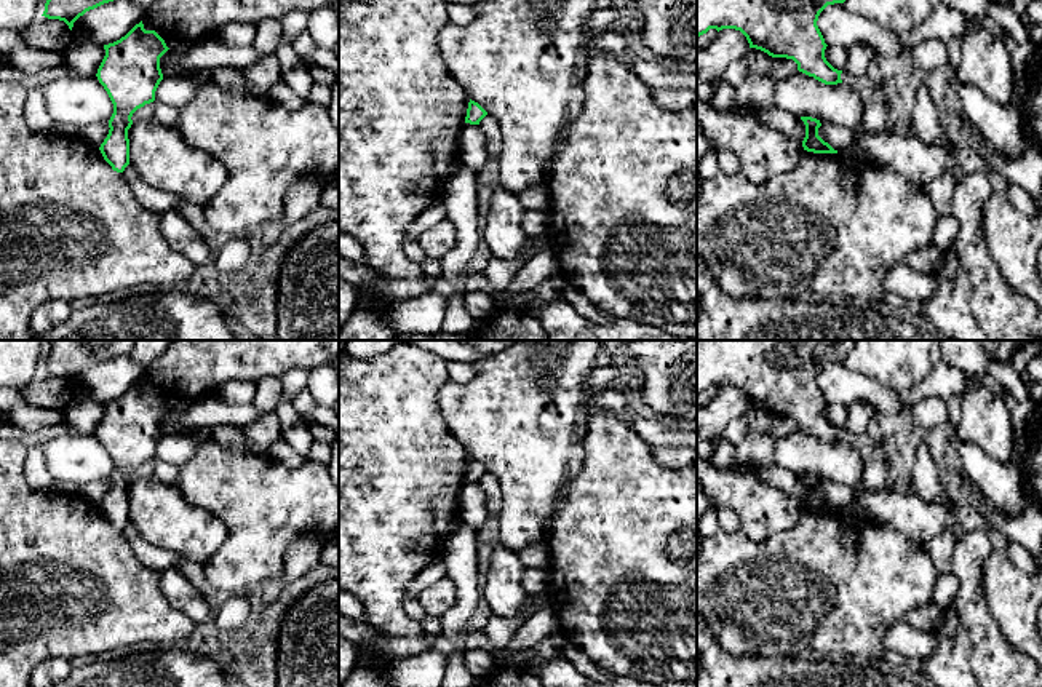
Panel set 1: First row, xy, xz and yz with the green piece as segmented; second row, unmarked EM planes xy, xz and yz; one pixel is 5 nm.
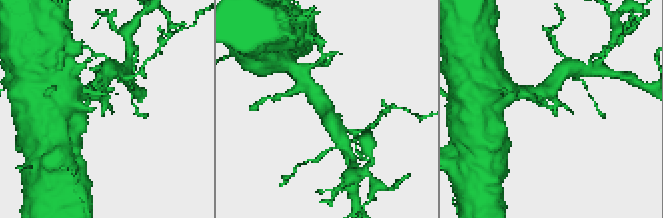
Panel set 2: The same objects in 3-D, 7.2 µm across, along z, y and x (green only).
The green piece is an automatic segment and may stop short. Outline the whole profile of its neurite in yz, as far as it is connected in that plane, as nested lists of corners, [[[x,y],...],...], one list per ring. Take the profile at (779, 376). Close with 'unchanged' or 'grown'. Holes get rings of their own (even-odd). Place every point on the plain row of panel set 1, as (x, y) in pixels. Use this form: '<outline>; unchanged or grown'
[[[697,340],[697,395],[710,387],[740,388],[750,406],[761,407],[772,415],[793,417],[797,428],[825,443],[842,441],[842,428],[834,427],[825,415],[826,401],[817,383],[820,371],[834,361],[844,361],[857,340]]]; unchanged

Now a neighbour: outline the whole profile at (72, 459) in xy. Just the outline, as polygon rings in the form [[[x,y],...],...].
[[[61,435],[40,446],[58,487],[77,489],[86,482],[105,482],[113,462],[97,435]]]

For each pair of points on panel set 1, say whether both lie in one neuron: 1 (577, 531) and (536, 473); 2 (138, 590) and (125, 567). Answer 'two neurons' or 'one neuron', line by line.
1: two neurons
2: one neuron

